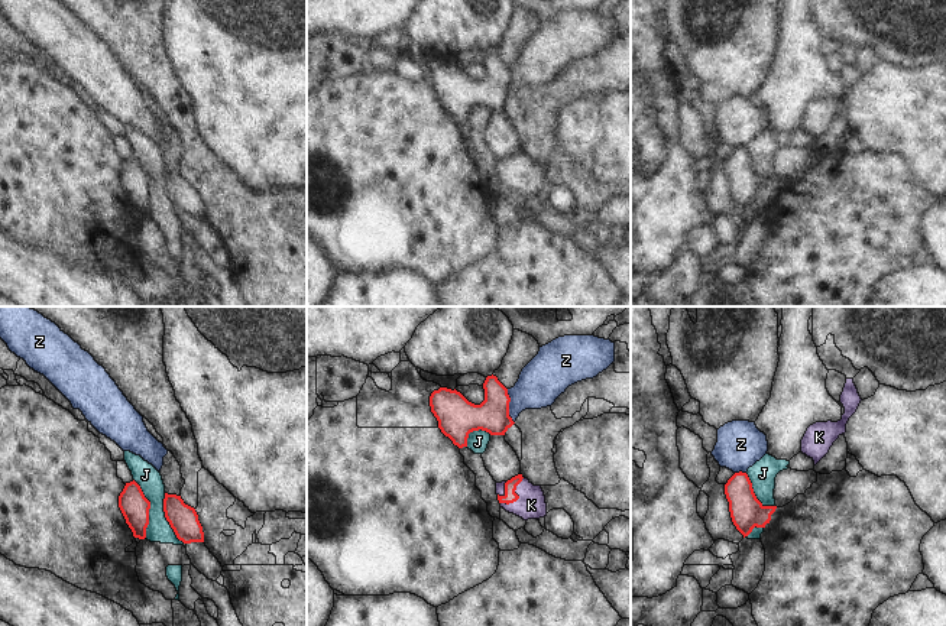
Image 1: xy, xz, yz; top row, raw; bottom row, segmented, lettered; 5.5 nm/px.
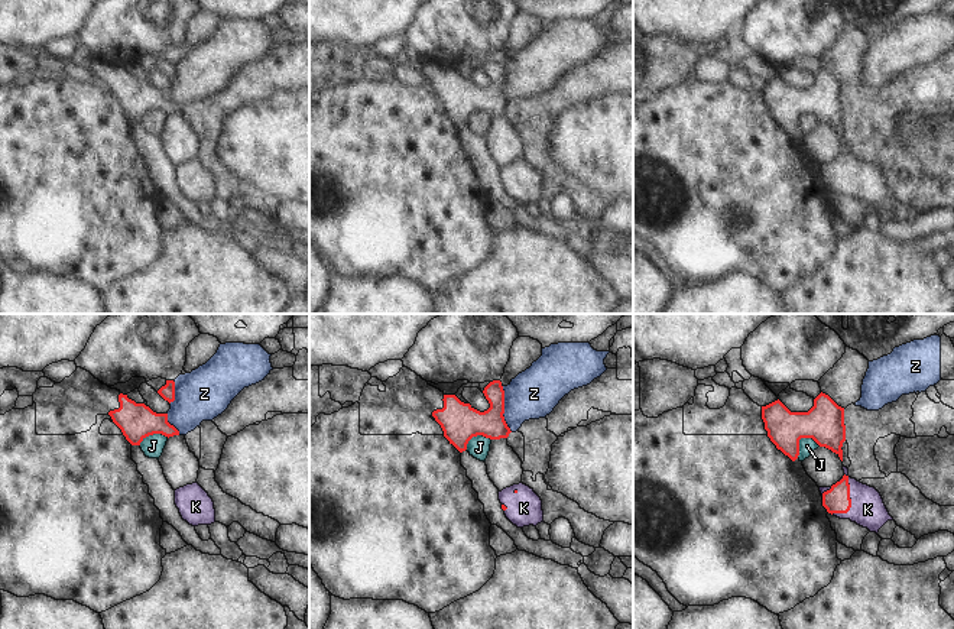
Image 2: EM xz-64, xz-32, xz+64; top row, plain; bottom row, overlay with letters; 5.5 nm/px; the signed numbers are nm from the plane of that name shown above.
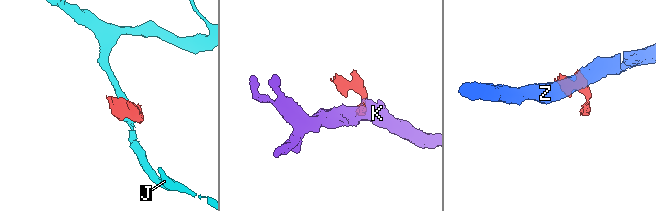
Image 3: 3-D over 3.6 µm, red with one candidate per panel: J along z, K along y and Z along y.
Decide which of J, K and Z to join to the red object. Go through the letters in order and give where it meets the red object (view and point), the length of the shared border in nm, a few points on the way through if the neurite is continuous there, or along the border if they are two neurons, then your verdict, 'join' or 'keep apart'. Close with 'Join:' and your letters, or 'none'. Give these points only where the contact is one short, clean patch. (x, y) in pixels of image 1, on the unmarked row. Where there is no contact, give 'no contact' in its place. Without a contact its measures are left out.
J: contact xy (149, 184); length 340 nm; border xy (133, 155), (149, 178), (146, 213); keep apart
K: contact xz (518, 172); length 200 nm; way xz (511, 172), (518, 172), (531, 181); join
Z: contact xz (508, 83); length 200 nm; border xz (506, 65), (509, 93), (514, 99); keep apart
Join: K

